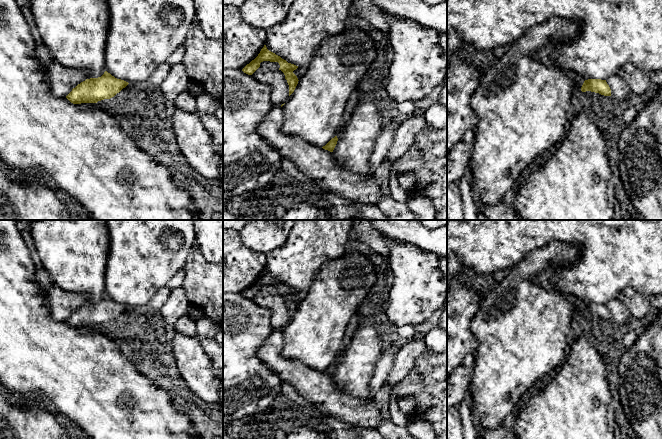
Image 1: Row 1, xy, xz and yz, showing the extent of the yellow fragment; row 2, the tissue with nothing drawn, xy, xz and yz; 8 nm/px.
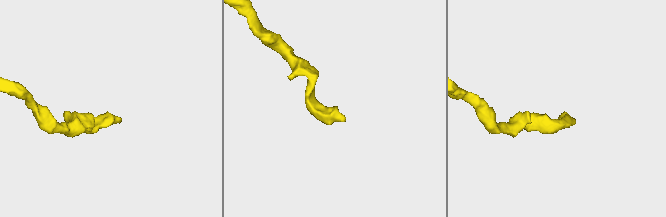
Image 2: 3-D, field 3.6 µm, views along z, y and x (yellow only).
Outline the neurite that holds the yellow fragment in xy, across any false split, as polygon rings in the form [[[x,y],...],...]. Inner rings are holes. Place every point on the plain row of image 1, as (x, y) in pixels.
[[[105,295],[101,301],[86,303],[78,308],[66,322],[73,328],[97,327],[114,321],[128,308]]]

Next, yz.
[[[618,298],[610,300],[607,304],[585,304],[581,311],[581,315],[591,315],[604,320],[612,320],[620,325],[626,325],[633,319],[625,305],[619,301]]]

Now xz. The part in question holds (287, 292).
[[[264,269],[258,280],[254,284],[252,284],[249,288],[247,288],[242,293],[242,295],[248,299],[252,299],[260,291],[260,287],[263,285],[279,287],[280,289],[279,294],[281,294],[284,297],[285,303],[287,304],[287,307],[289,309],[289,320],[290,320],[294,316],[299,305],[297,300],[293,297],[293,295],[296,294],[298,290],[288,287],[280,280],[269,275],[266,269]]]

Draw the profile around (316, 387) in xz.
[[[274,329],[259,347],[258,357],[324,415],[357,428],[377,429],[384,418],[384,411],[372,399],[364,400],[338,390],[332,376],[298,360],[285,358],[283,348],[282,331]]]

